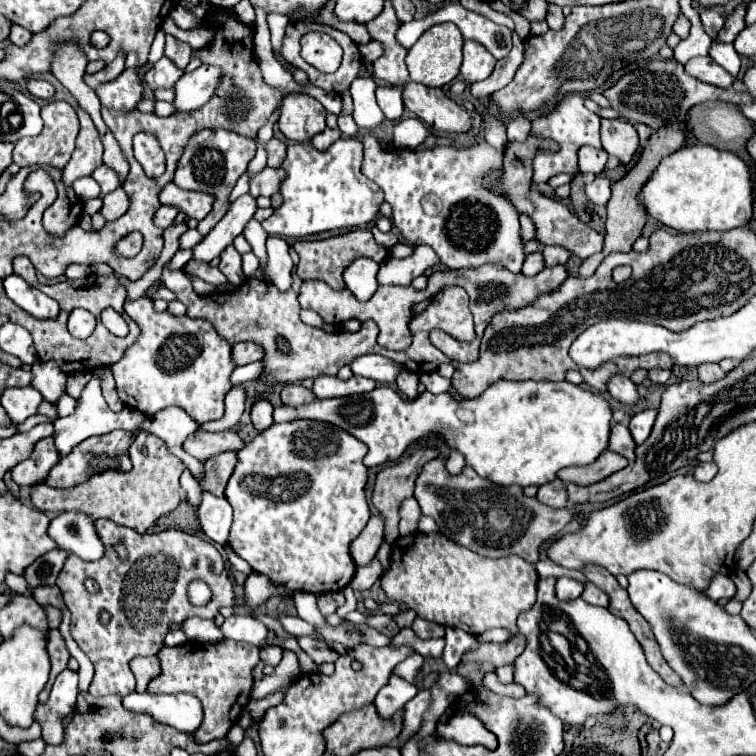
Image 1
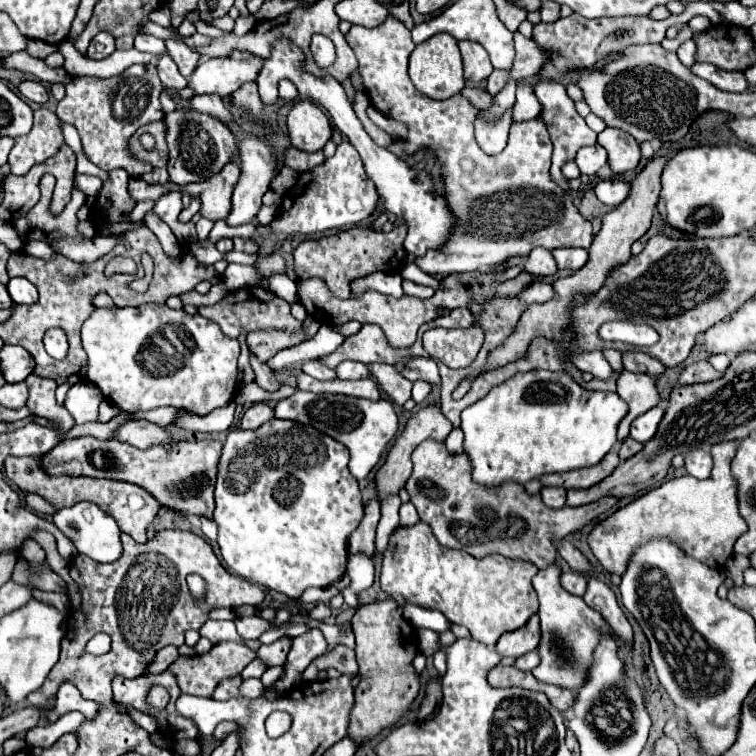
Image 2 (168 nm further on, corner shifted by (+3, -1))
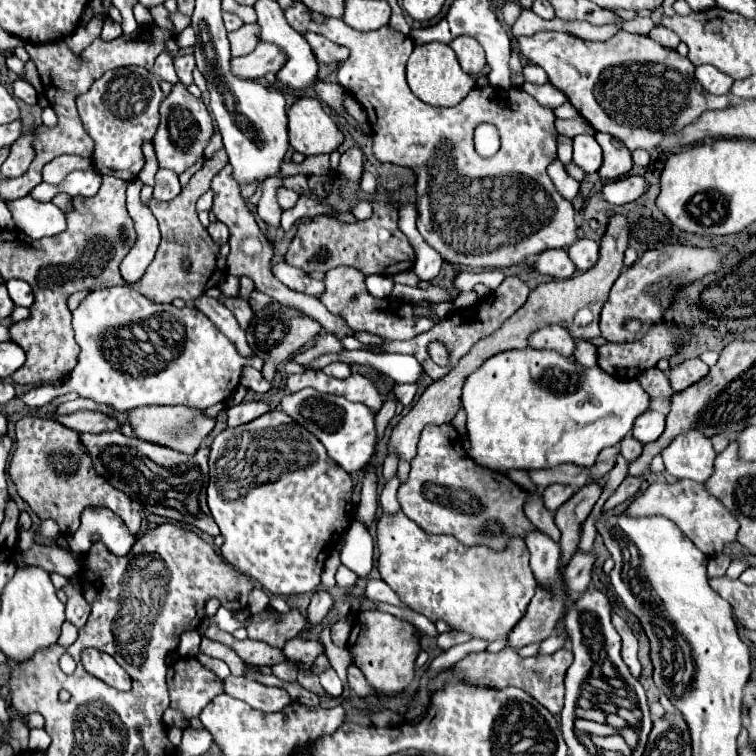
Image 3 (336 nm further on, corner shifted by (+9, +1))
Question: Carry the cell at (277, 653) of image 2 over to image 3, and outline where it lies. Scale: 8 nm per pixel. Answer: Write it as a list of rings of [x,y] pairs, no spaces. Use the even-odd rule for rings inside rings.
[[[292,607],[288,613],[280,615],[280,619],[266,617],[260,621],[252,621],[246,629],[250,639],[258,639],[272,647],[282,649],[284,643],[296,637],[304,627],[306,627],[306,617],[300,613],[300,609]]]

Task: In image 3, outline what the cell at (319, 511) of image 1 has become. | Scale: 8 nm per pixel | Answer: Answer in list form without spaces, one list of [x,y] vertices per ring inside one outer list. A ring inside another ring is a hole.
[[[268,411],[266,415],[258,417],[252,423],[234,427],[234,429],[224,429],[212,443],[210,447],[210,483],[208,483],[208,507],[212,511],[212,517],[216,521],[216,525],[220,527],[220,533],[224,537],[224,545],[220,547],[222,557],[234,565],[238,571],[242,571],[248,577],[254,577],[268,593],[272,595],[300,595],[300,593],[312,593],[320,587],[320,573],[324,567],[324,561],[328,557],[328,553],[334,549],[334,545],[340,541],[340,537],[344,535],[344,531],[350,527],[352,519],[354,519],[354,505],[352,505],[352,479],[350,475],[340,469],[340,465],[336,465],[328,455],[324,445],[302,425],[298,425],[296,421],[292,421],[292,417],[288,417],[284,411]]]

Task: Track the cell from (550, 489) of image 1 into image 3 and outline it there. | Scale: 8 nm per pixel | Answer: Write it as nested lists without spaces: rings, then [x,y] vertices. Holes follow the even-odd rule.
[[[550,485],[544,489],[542,497],[544,497],[544,503],[550,511],[556,511],[560,505],[564,505],[572,495],[576,493],[574,487],[570,485]]]

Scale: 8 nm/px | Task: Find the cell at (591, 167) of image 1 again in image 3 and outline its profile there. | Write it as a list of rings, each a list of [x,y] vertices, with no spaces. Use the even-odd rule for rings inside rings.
[[[578,135],[574,137],[574,163],[586,173],[596,173],[602,165],[602,149],[594,137]]]

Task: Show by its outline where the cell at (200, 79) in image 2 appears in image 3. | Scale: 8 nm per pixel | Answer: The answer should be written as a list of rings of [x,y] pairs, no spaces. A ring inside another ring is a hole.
[[[260,41],[256,49],[248,57],[234,57],[232,71],[244,79],[260,79],[268,71],[278,73],[280,65],[284,65],[284,51],[276,45],[268,45]]]

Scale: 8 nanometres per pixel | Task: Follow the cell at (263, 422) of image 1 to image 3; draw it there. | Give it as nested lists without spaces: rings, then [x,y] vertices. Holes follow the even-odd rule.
[[[244,401],[244,403],[228,409],[228,427],[238,427],[244,423],[250,423],[268,411],[270,411],[270,407],[262,401]]]

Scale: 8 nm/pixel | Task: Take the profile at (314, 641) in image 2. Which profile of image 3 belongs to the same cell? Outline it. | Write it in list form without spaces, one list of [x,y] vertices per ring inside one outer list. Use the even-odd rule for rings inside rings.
[[[318,589],[310,601],[310,607],[308,607],[308,625],[310,627],[318,625],[328,615],[332,605],[334,605],[332,595],[326,589]]]

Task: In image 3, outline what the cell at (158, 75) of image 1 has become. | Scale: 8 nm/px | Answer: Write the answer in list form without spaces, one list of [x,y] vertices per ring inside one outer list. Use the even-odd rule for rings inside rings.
[[[162,53],[156,63],[154,63],[154,69],[152,69],[160,79],[164,81],[170,81],[172,85],[178,83],[178,77],[176,77],[176,71],[174,71],[174,57],[170,53]]]

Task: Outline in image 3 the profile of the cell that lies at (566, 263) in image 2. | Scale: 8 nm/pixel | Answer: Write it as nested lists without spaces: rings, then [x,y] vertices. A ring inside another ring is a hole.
[[[578,239],[576,243],[572,243],[568,247],[568,255],[570,259],[574,261],[576,269],[578,271],[588,271],[590,267],[596,265],[600,253],[598,253],[600,245],[596,241],[590,241],[590,239]]]

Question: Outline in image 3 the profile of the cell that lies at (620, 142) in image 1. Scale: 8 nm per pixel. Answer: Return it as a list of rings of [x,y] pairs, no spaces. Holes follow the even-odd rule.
[[[596,133],[596,141],[600,143],[600,147],[604,151],[604,163],[598,169],[598,175],[602,179],[614,181],[632,169],[632,155],[622,141],[618,141],[606,133]]]

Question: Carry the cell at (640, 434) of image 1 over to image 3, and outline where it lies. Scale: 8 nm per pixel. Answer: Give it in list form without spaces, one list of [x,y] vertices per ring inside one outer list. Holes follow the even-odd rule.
[[[646,411],[636,419],[632,435],[642,445],[646,445],[646,443],[656,441],[662,435],[662,431],[664,431],[664,415],[658,411]]]

